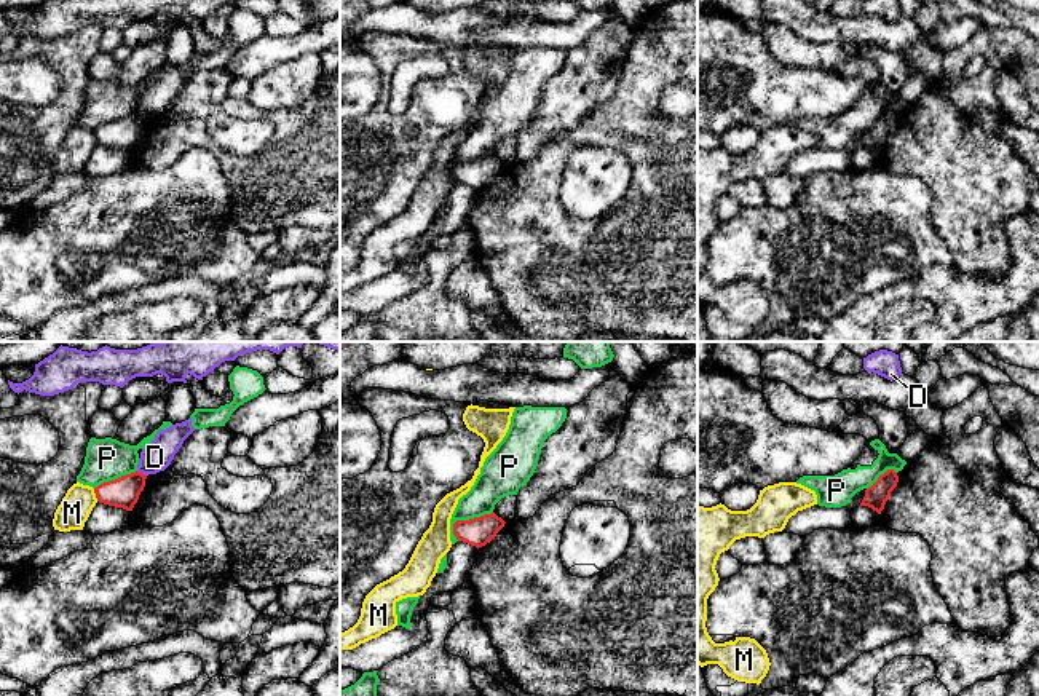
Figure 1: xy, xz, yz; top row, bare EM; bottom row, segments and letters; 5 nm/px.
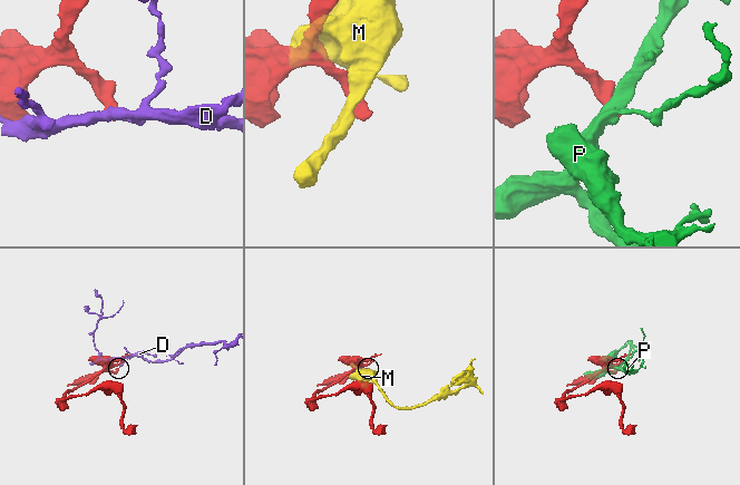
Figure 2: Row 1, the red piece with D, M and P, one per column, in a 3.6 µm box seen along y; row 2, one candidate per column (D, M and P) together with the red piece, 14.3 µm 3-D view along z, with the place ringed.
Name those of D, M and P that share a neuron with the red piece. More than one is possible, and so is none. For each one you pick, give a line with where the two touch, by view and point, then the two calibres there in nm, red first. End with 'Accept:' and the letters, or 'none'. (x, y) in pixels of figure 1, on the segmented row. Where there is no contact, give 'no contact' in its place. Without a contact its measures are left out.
Accept: none

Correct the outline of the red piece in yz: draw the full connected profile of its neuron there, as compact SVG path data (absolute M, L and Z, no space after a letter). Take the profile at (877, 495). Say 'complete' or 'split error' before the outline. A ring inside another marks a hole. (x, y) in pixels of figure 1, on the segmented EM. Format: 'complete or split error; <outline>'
complete; M887 469L878 477L878 480L865 490L865 496L860 506L868 506L878 514L884 509L886 501L891 496L891 492L897 487L899 476L894 469Z

